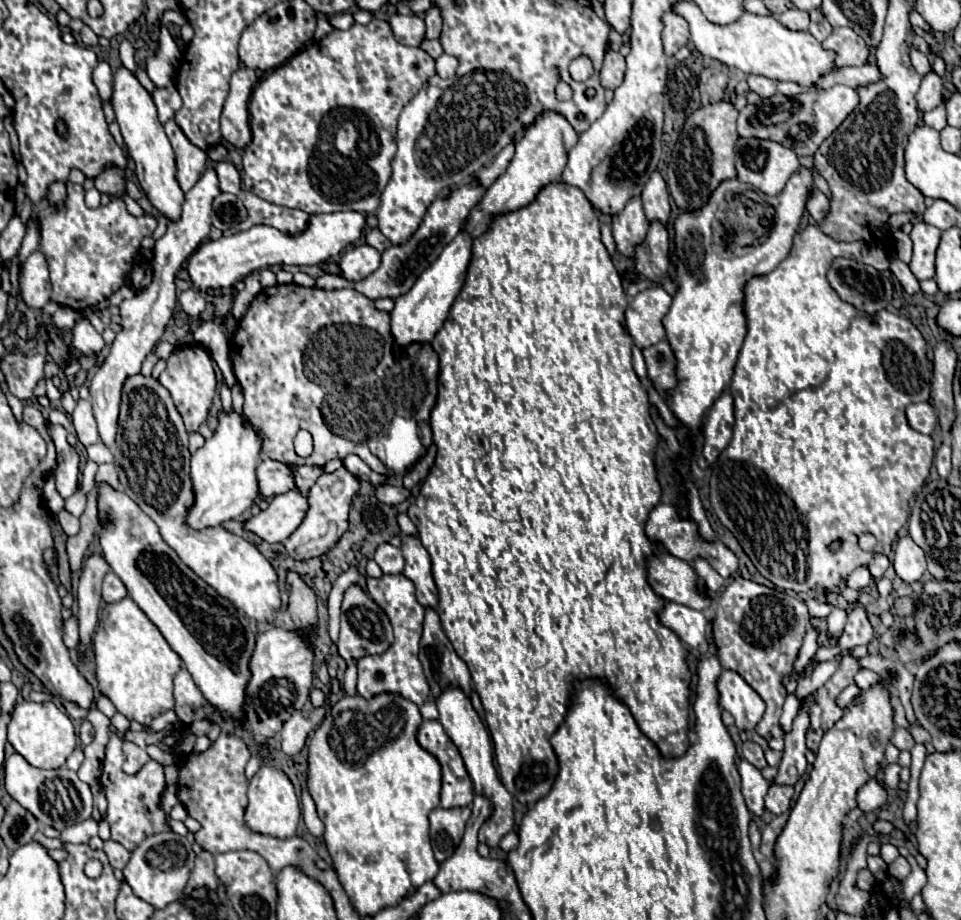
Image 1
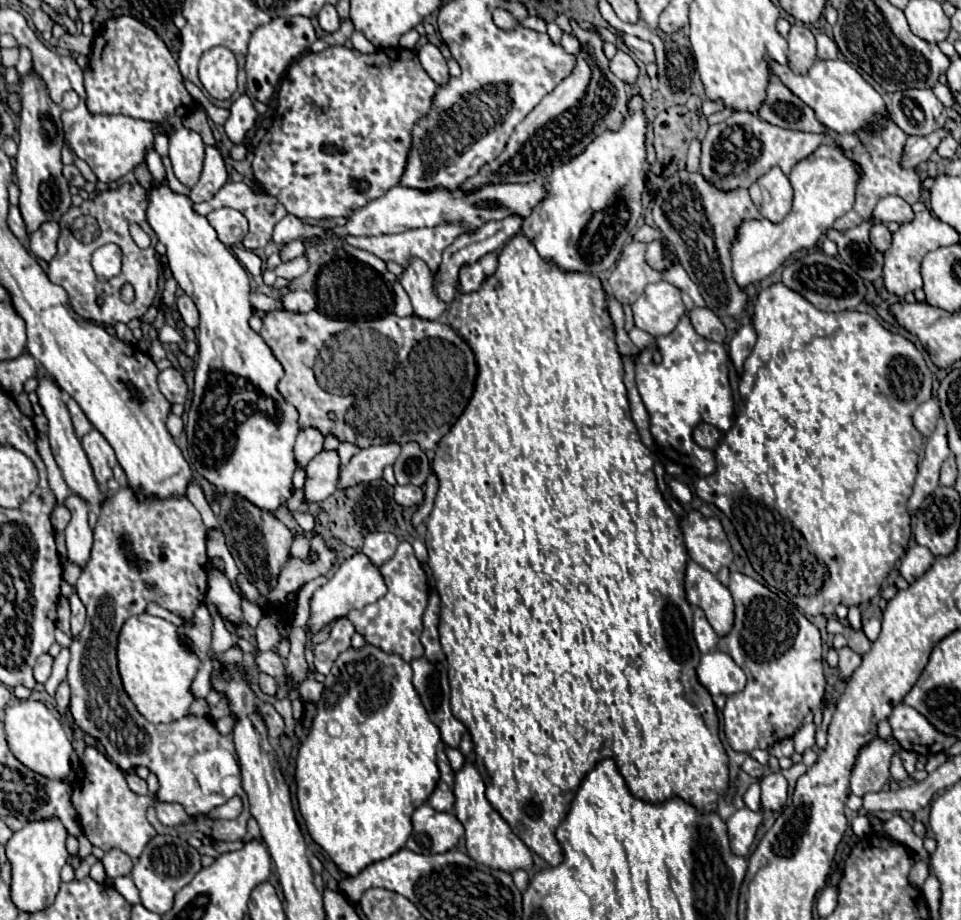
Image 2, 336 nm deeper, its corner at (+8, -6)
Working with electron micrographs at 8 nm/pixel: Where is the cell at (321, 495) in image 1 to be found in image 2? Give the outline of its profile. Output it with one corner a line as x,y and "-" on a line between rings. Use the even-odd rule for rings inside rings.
394,442
360,450
356,456
352,456
352,460
346,464
346,468
340,470
338,490
346,490
350,486
382,478
384,466
394,464
398,454
400,454
400,446

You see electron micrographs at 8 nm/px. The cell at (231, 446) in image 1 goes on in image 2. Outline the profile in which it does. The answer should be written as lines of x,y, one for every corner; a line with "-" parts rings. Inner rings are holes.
168,180
154,182
148,190
146,220
158,240
166,244
168,266
178,286
194,300
200,312
198,364
194,370
194,396
190,424
186,422
188,452
196,474
226,494
240,494
260,510
274,512
292,496
294,440
298,412
276,390
282,366
266,342
250,330
250,284
244,266
218,240
208,220
194,212
192,200
172,192
-
260,396
272,398
276,418
258,406

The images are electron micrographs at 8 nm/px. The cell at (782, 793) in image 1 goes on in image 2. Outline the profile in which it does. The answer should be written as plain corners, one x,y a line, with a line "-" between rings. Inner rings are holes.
770,772
764,778
760,778
758,782
762,786
760,812
766,812
766,810
778,812
778,810
782,810
782,806
786,804
786,790
788,790
786,778
778,772

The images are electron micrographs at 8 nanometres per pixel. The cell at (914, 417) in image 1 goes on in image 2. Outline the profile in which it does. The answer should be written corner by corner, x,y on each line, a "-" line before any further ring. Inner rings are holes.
928,400
928,402
924,402
924,404
920,404
920,406
916,408
916,412
912,414
912,422
914,422
916,430
918,430
922,436
930,436
932,430
936,428
938,414
940,414
938,402
936,402
936,400

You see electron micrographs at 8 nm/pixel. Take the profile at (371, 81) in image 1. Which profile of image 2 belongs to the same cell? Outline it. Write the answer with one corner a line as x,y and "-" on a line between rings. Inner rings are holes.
328,46
322,52
306,52
280,82
274,124
254,150
254,180
298,218
324,220
352,214
400,182
410,150
410,130
430,110
434,92
436,82
420,66
416,52
408,48
362,54
356,48

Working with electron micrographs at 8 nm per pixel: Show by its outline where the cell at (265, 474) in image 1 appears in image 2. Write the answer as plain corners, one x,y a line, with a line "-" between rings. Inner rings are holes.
306,428
298,434
296,446
294,446
298,468
304,468
316,454
322,452
322,442
324,442
324,436
316,428

